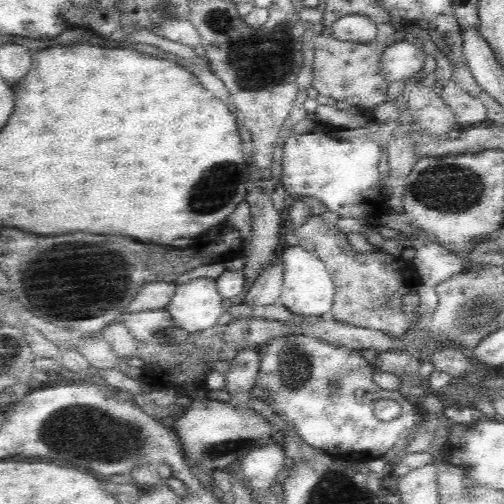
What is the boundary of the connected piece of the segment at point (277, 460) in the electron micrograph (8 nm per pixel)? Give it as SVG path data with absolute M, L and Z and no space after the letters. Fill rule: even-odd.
M274 442L247 453L242 460L241 475L248 488L254 492L270 491L270 488L276 486L279 472L284 469L285 458L283 446Z

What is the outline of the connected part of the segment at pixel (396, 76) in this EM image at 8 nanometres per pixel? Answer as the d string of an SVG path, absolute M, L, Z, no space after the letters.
M405 40L396 42L382 53L381 71L391 82L407 80L411 76L422 75L426 56L422 47Z

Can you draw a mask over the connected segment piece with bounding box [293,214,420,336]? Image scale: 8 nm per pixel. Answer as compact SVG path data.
M310 215L304 224L295 225L293 232L299 240L299 246L318 257L330 273L334 283L331 314L338 322L381 330L390 336L402 336L406 330L420 320L418 319L417 287L420 284L420 279L412 267L412 261L404 260L401 256L386 254L382 248L378 248L376 252L374 250L374 252L358 255L349 245L347 235L340 231L336 225L324 223L320 215Z

